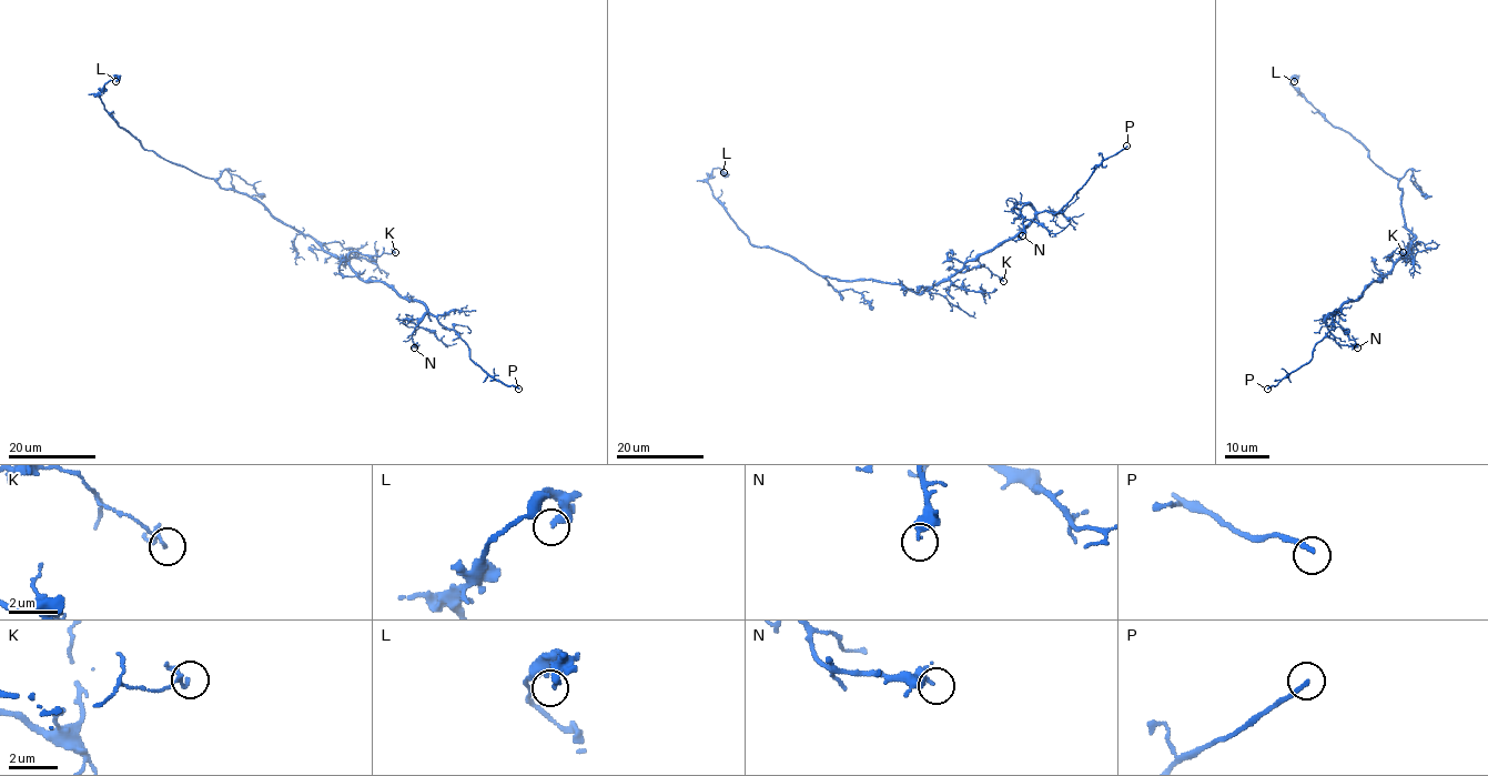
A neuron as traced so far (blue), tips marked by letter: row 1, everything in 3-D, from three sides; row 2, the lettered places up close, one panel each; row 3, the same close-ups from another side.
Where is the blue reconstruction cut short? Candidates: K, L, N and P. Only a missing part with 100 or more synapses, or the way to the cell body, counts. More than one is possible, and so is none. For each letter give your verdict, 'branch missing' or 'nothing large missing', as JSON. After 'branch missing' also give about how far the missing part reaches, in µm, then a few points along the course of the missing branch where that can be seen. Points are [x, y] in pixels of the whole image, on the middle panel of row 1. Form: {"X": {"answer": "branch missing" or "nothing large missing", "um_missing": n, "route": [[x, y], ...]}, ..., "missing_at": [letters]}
{"K": {"answer": "nothing large missing"}, "L": {"answer": "nothing large missing"}, "N": {"answer": "nothing large missing"}, "P": {"answer": "branch missing", "um_missing": 15, "route": [[1126, 145], [1164, 118], [1171, 119]]}, "missing_at": ["P"]}

